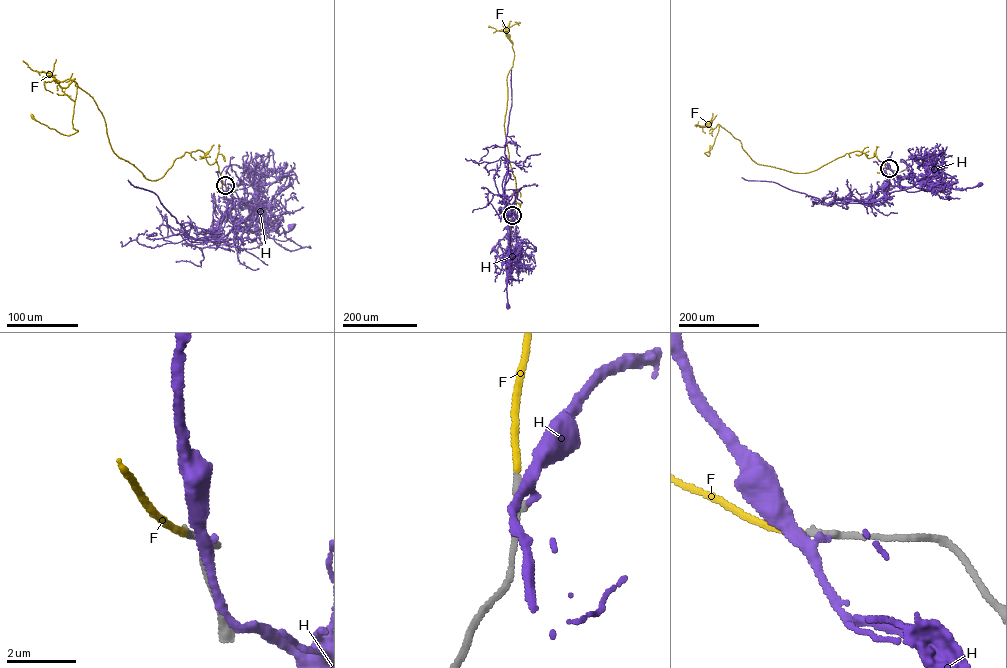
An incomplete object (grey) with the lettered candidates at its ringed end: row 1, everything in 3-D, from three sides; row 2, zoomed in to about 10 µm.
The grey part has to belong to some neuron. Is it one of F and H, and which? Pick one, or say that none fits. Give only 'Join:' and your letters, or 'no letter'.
Join: F

